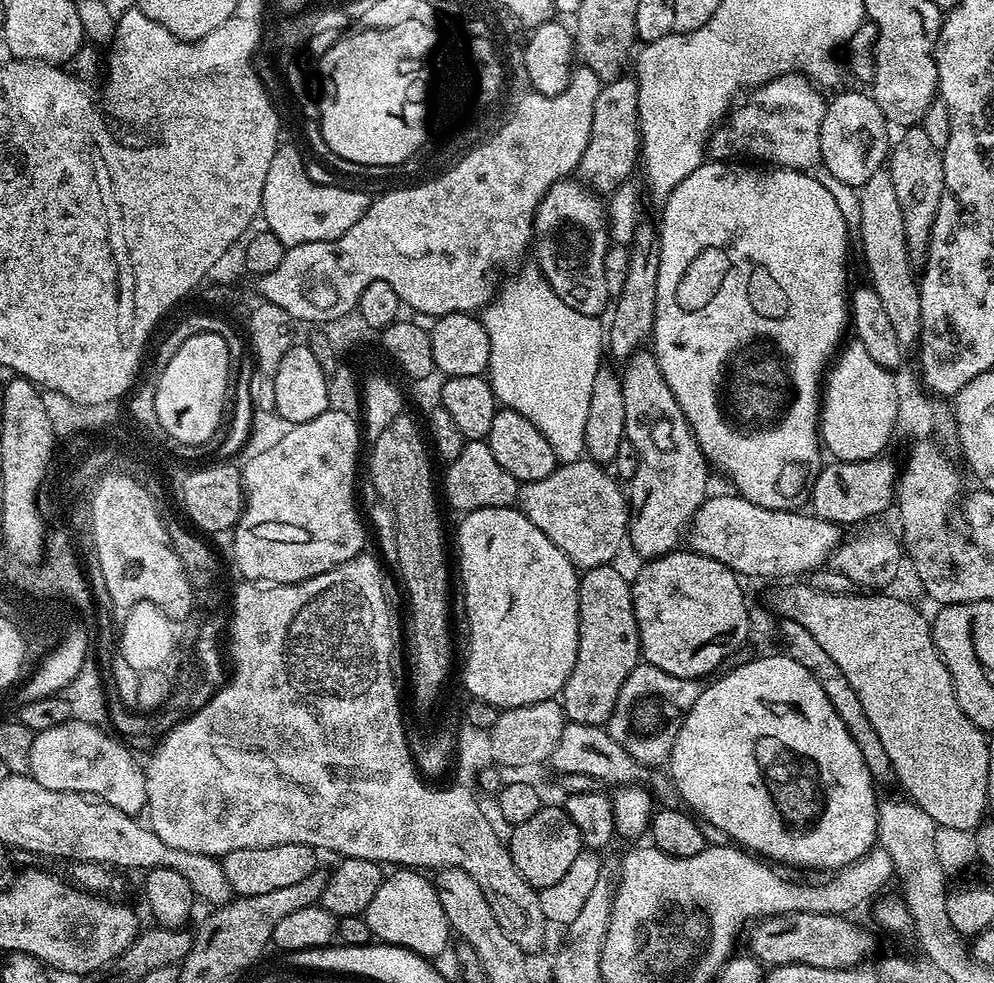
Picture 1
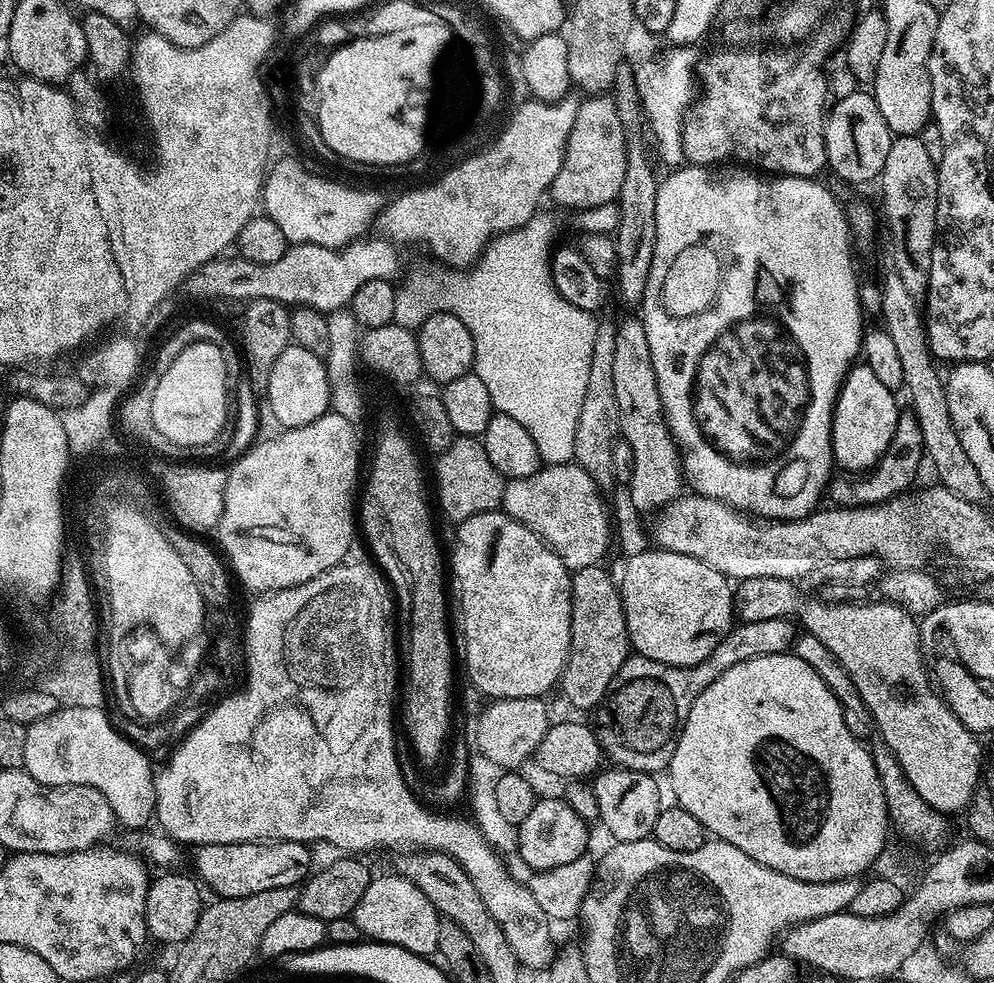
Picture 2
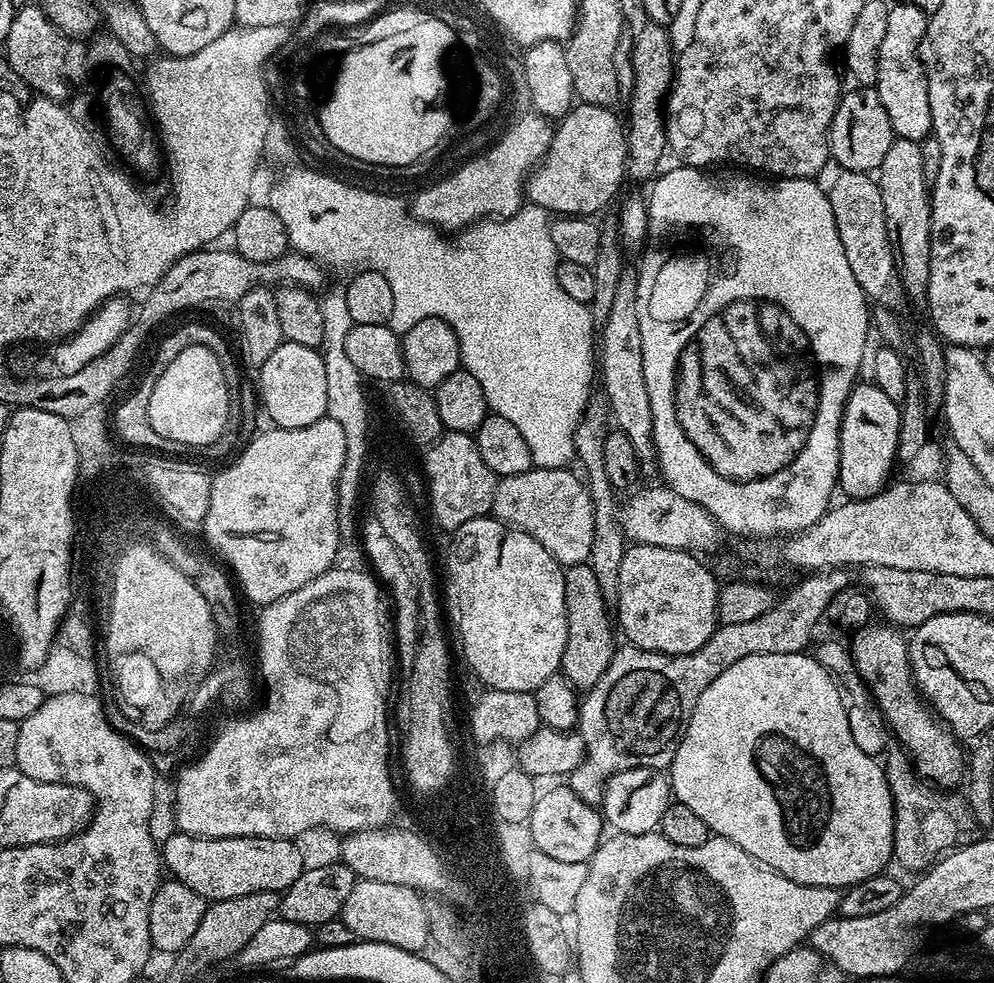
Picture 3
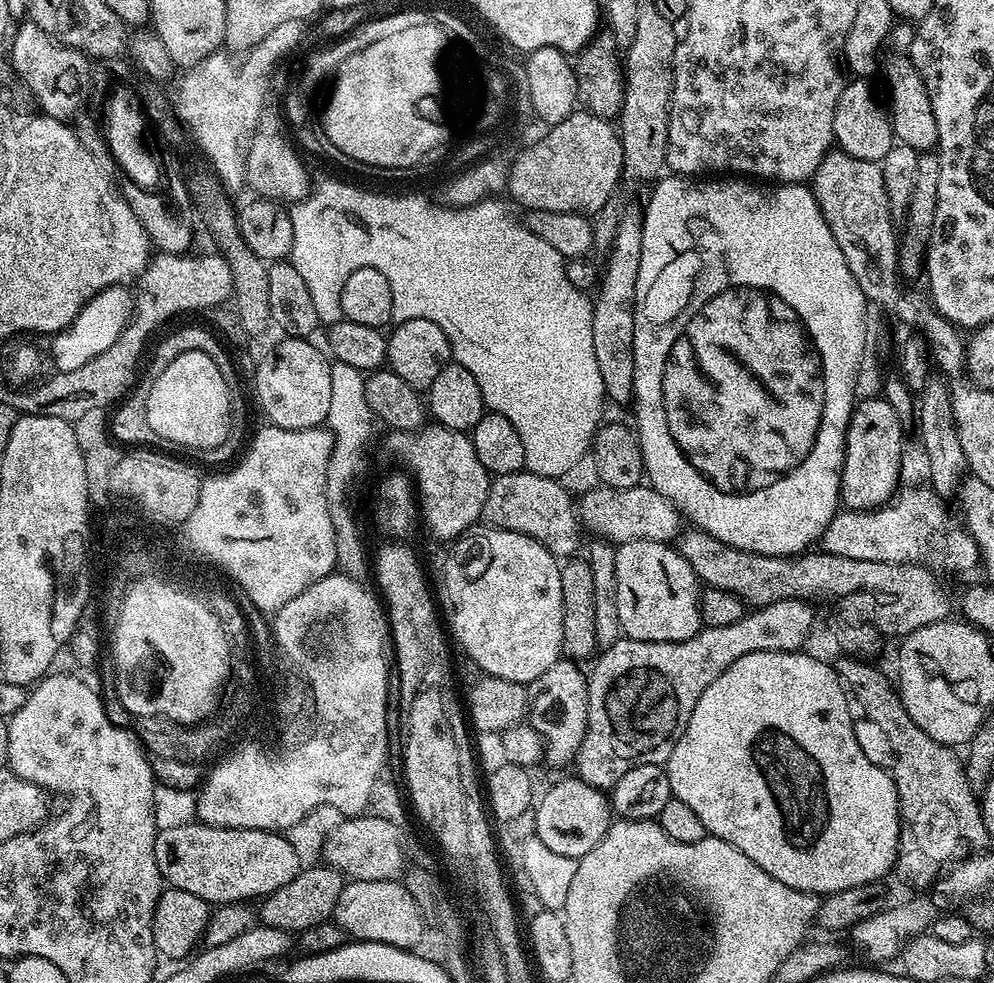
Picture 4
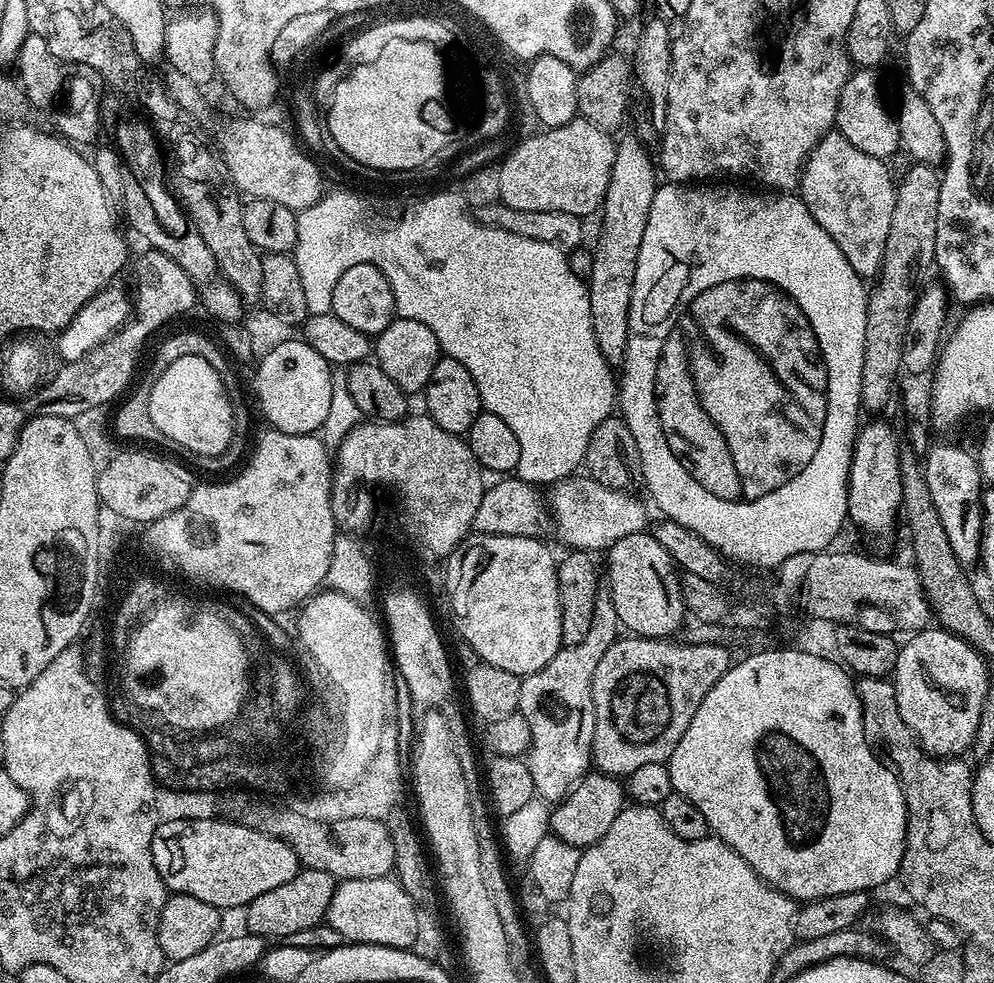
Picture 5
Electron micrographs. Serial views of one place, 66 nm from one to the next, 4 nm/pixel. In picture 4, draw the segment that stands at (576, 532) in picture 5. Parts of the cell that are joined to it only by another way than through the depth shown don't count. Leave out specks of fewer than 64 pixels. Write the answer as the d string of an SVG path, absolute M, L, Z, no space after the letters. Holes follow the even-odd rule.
M596 486L593 492L588 492L578 500L578 515L581 525L588 528L600 538L607 538L617 545L625 544L631 540L659 540L661 542L672 542L681 535L680 520L682 514L662 494L658 494L651 486L637 486L635 488L610 488L607 486Z

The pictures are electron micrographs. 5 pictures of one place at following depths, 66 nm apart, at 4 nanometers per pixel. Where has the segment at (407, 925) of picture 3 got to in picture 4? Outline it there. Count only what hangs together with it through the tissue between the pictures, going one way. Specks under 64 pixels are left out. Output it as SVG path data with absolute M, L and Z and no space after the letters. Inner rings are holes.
M399 879L345 883L338 898L334 923L353 941L389 944L405 950L415 949L426 934L426 919L420 905Z

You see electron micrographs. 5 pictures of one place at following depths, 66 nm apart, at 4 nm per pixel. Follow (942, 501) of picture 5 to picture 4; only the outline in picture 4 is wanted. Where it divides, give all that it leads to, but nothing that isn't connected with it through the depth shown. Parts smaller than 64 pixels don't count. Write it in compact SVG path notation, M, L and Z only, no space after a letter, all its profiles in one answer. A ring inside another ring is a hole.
M932 374L928 377L926 386L918 396L918 427L920 436L924 439L924 456L928 459L928 480L933 492L941 498L959 489L966 476L966 461L962 442L958 438L958 430L952 413L952 393L950 384L943 375Z

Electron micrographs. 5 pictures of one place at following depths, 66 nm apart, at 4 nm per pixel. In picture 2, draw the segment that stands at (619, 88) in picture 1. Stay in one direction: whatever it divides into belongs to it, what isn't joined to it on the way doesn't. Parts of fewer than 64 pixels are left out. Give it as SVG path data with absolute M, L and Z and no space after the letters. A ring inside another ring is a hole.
M592 94L587 98L580 105L564 161L550 187L550 196L562 207L575 210L613 203L622 190L622 178L626 178L626 138L613 97Z

